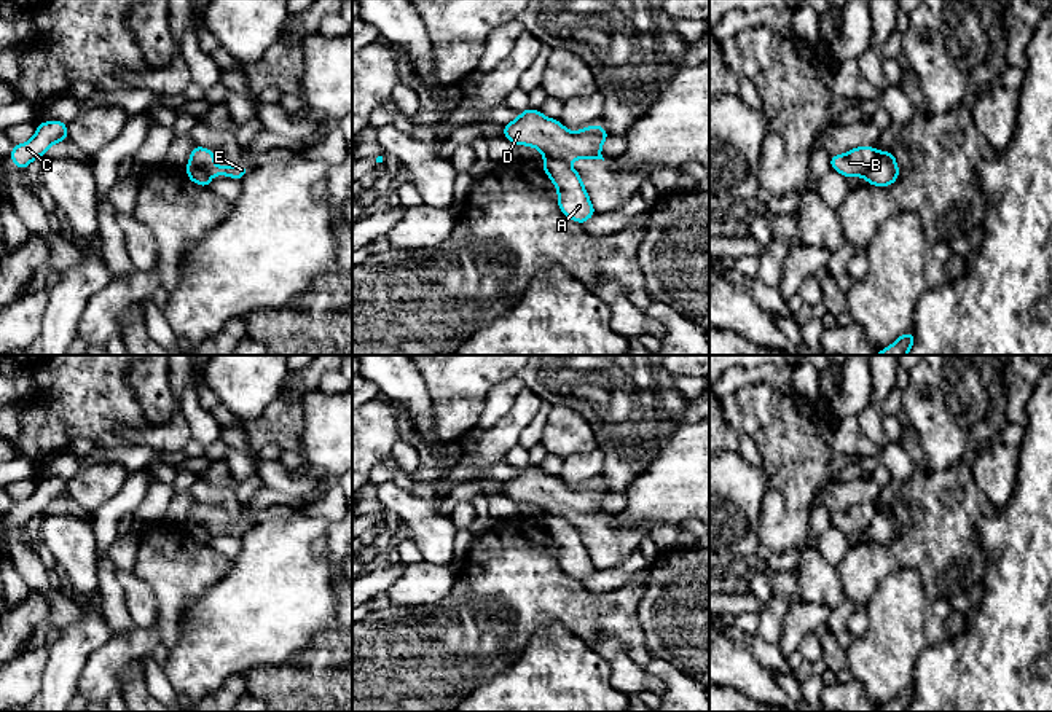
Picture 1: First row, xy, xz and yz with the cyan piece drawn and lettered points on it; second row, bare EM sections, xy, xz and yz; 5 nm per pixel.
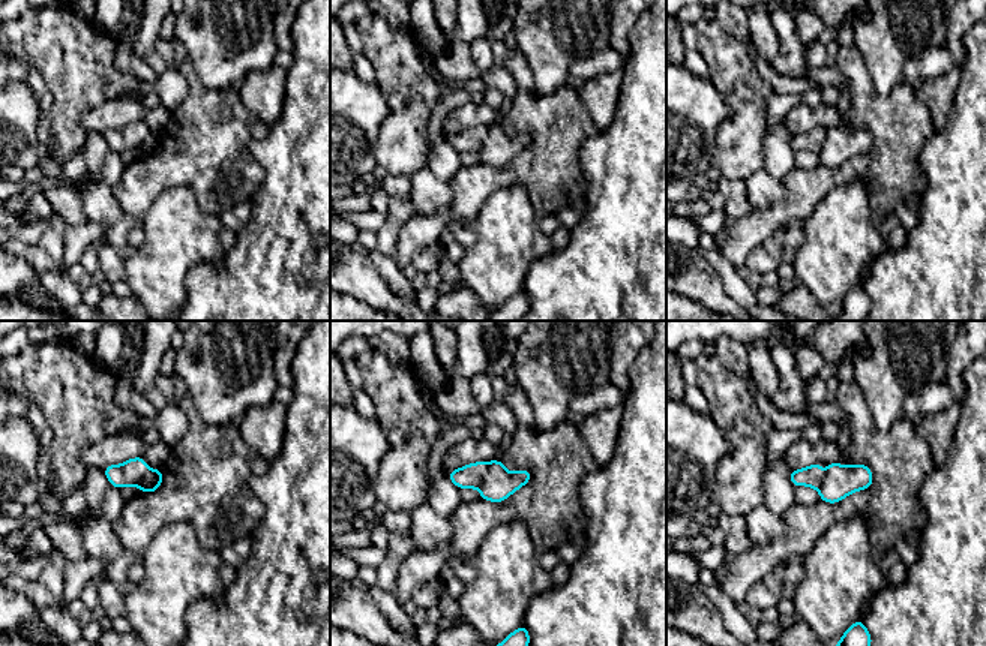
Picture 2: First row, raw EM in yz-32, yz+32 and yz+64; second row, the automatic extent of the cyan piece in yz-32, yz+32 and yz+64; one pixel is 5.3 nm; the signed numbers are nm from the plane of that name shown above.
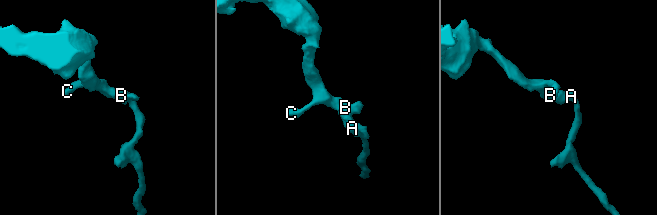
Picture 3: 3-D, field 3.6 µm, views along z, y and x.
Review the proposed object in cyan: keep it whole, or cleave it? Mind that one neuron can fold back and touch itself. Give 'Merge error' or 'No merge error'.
Merge error

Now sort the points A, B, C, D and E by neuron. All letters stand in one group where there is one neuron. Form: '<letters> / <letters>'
A / B C D E

